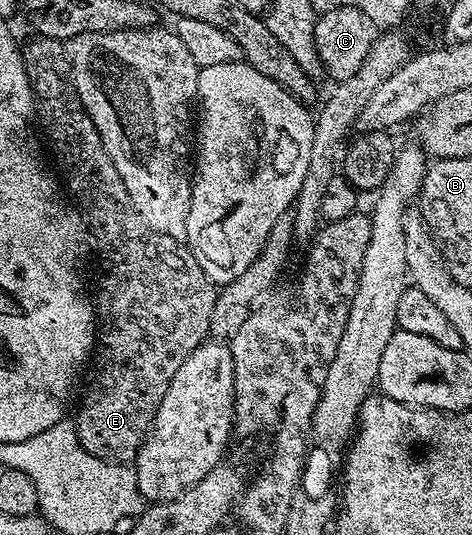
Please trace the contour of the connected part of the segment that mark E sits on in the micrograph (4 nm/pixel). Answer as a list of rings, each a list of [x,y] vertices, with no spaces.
[[[32,35],[28,42],[23,42],[22,56],[24,70],[32,85],[35,120],[38,125],[40,120],[48,136],[48,145],[64,172],[63,184],[71,200],[78,206],[90,230],[91,240],[93,237],[100,248],[100,282],[94,292],[98,326],[98,352],[94,357],[96,378],[80,405],[80,414],[74,417],[76,434],[80,436],[80,443],[87,453],[109,457],[116,463],[128,463],[135,458],[140,444],[148,436],[162,403],[162,395],[166,395],[170,387],[170,379],[174,379],[178,367],[182,367],[188,356],[204,344],[209,336],[212,316],[218,310],[218,289],[202,271],[202,267],[198,267],[195,252],[184,241],[176,241],[170,235],[162,235],[151,229],[134,207],[126,191],[126,183],[122,183],[122,175],[118,175],[118,167],[114,167],[102,143],[102,135],[98,127],[94,127],[94,119],[90,119],[84,110],[76,86],[72,83],[72,64],[65,42],[53,37]]]

